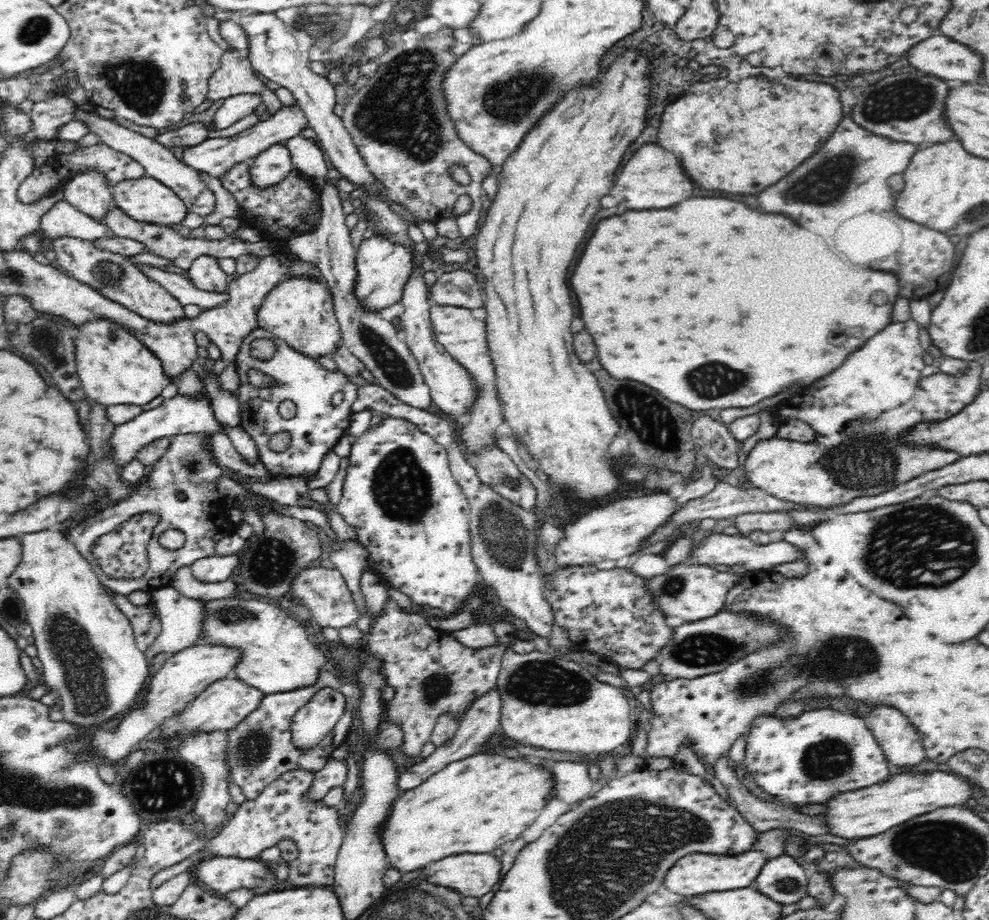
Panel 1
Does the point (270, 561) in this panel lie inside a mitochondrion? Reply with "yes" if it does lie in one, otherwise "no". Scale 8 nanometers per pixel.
yes

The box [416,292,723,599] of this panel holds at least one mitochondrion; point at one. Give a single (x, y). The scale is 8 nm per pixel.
(503, 533)

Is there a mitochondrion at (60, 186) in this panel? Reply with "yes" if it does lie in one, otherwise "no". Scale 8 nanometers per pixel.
no

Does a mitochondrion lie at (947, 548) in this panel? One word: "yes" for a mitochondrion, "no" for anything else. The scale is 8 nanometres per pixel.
yes

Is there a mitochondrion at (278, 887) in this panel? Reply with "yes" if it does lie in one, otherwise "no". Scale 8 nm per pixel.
no

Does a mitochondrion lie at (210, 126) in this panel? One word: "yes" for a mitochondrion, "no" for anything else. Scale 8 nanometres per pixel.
no

